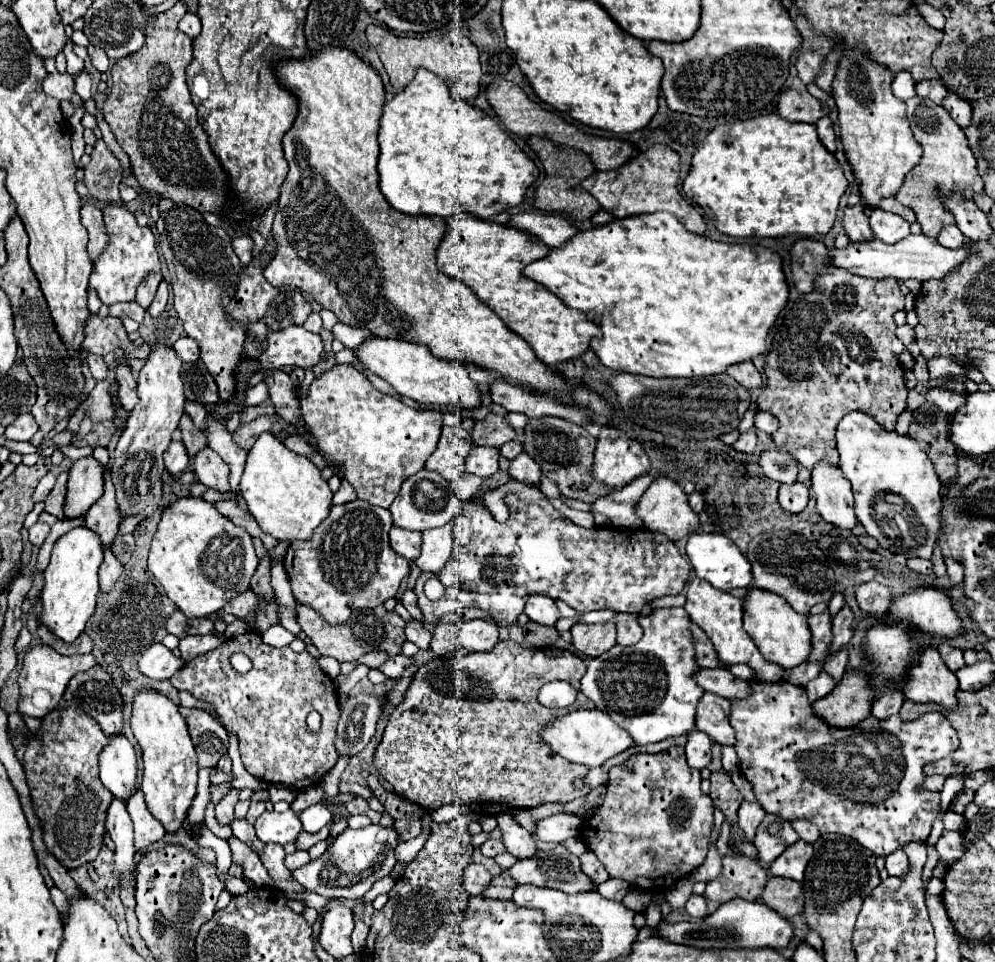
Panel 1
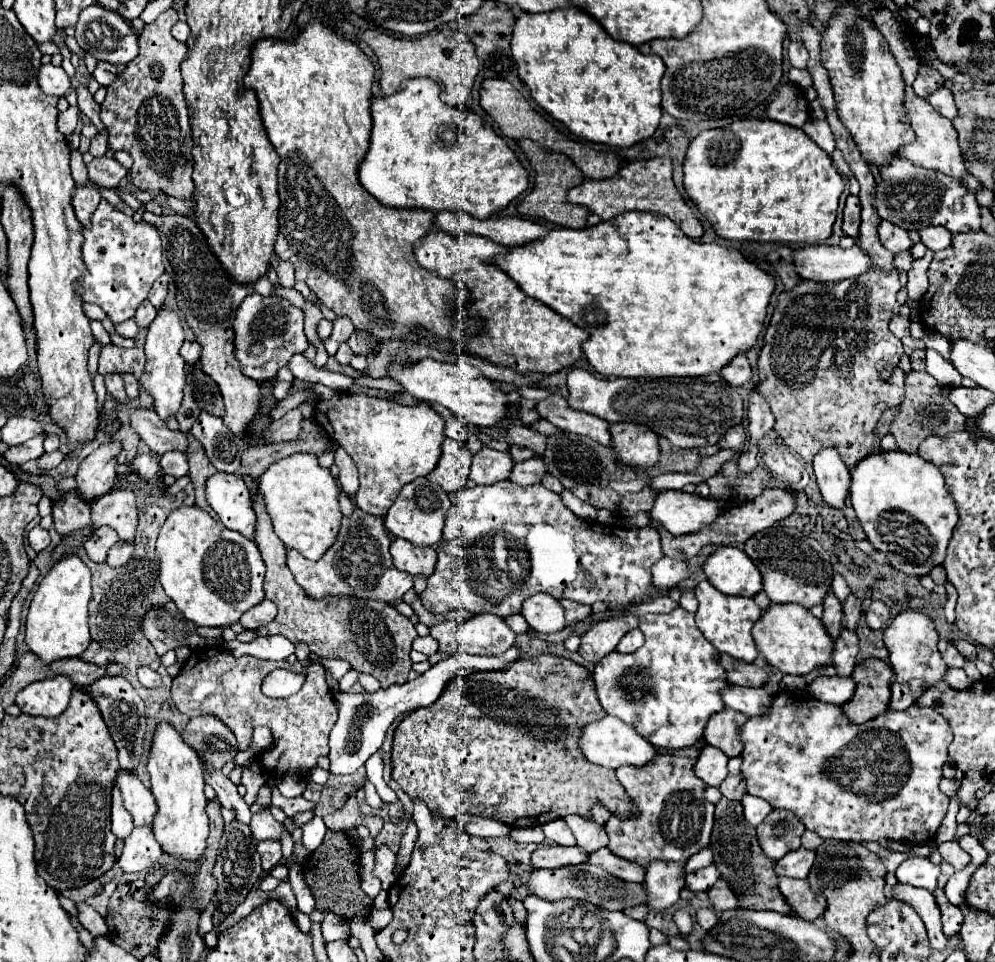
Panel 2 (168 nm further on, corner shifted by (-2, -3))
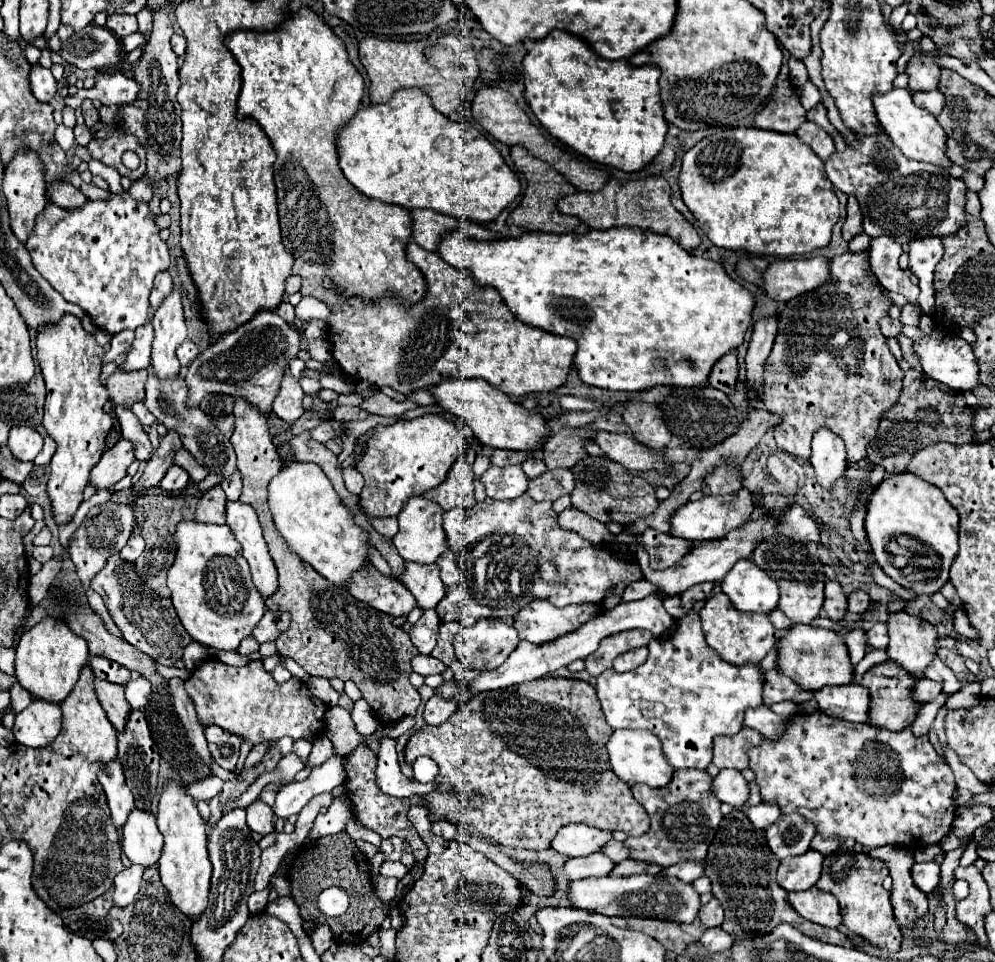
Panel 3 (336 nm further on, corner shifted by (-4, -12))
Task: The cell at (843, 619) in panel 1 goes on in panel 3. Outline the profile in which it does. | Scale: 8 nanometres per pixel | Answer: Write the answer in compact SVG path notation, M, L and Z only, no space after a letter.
M855 591L849 595L849 613L851 611L865 611L869 607L869 595L865 591Z

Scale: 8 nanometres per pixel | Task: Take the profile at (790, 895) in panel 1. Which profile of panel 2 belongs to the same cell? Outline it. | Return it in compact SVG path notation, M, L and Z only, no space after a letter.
M781 878L779 880L779 890L787 898L789 906L797 912L799 918L803 920L815 920L819 918L825 908L827 900L825 896L819 896L809 888L807 880L795 880L795 878Z

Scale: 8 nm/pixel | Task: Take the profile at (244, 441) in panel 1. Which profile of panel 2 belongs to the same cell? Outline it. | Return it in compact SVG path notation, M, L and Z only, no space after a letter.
M299 408L289 410L283 418L275 420L269 430L265 432L265 442L273 444L273 442L291 442L291 440L299 440L301 434L301 422L303 422L303 414Z

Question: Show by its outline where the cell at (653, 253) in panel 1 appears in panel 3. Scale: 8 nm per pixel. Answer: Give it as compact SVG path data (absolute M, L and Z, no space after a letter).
M611 227L607 231L589 231L585 235L577 233L567 233L567 235L549 235L549 233L525 233L515 239L497 239L489 243L477 243L467 237L463 231L455 231L451 235L445 235L439 247L439 255L453 267L467 271L473 275L477 285L489 285L499 289L503 301L509 305L509 309L517 315L517 319L523 319L529 325L535 325L539 329L545 329L555 335L565 335L571 337L579 343L579 349L575 353L575 367L579 371L579 377L583 383L609 389L609 391L643 391L651 387L691 387L691 385L703 385L709 379L709 373L713 365L727 355L729 351L737 349L745 333L753 321L753 309L755 309L755 297L751 291L747 291L743 285L733 281L723 263L719 261L709 261L703 257L697 257L689 251L685 251L677 241L671 237L653 233L649 229L639 229L639 227Z

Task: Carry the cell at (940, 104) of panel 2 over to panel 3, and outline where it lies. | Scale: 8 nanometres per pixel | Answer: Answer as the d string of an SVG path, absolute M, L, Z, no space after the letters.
M939 89L927 91L927 93L915 93L915 95L913 95L913 101L915 101L915 105L919 105L921 109L929 111L929 113L935 115L935 117L937 117L937 115L943 111L943 107L945 107L945 97L943 97L943 93L939 93Z

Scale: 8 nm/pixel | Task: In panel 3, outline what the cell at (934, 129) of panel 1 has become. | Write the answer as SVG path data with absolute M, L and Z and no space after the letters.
M895 87L889 93L883 93L875 97L875 111L879 117L879 123L883 125L883 131L891 137L891 141L901 149L905 157L911 157L915 161L933 163L943 169L951 169L951 159L947 157L947 133L941 129L939 121L931 117L925 109L919 109L913 103L913 95L909 89Z

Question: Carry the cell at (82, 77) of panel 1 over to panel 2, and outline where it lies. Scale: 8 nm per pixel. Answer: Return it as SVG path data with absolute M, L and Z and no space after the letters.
M71 106L67 108L65 112L59 114L59 122L57 122L57 130L63 132L65 136L73 134L75 132L75 126L79 122L79 108L77 106Z

